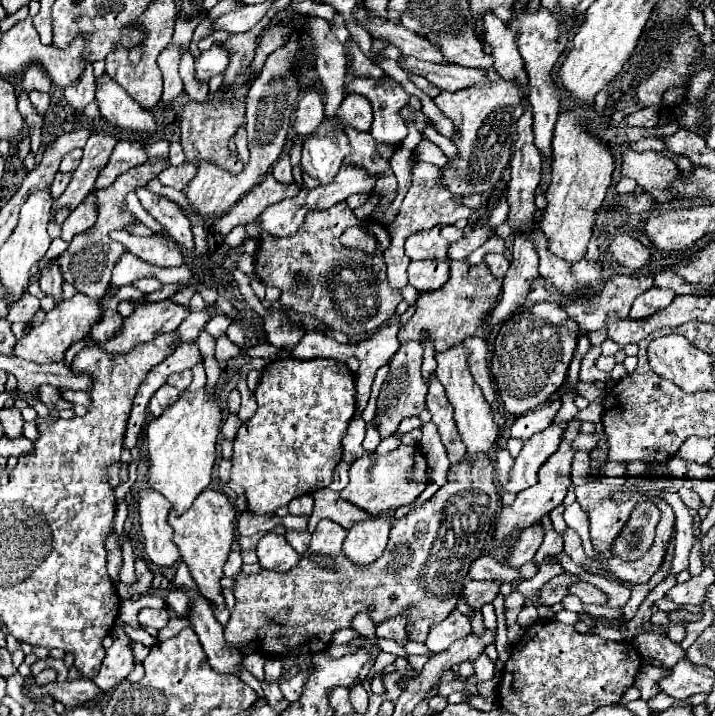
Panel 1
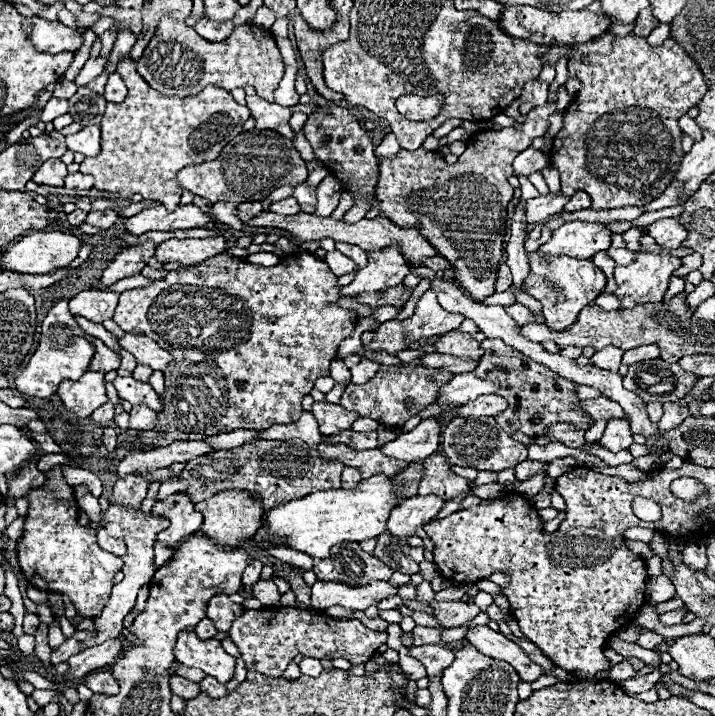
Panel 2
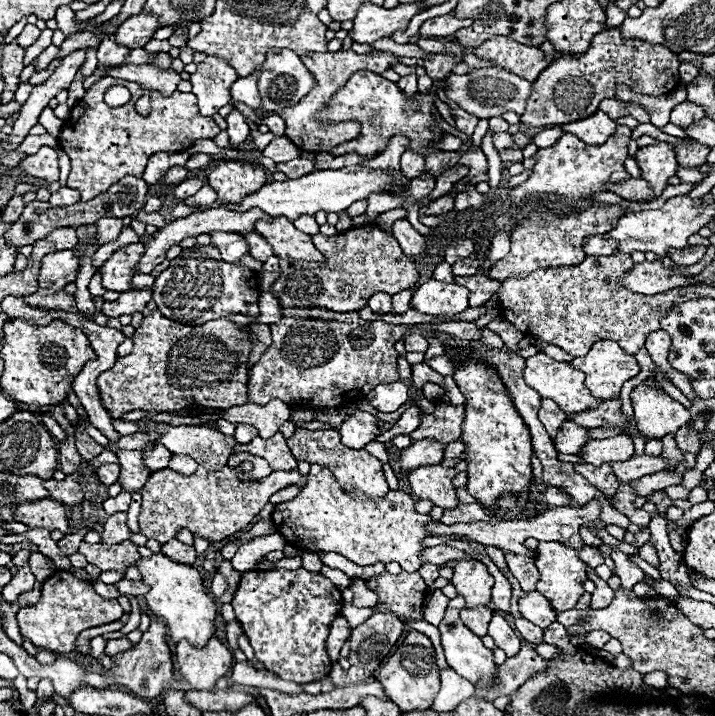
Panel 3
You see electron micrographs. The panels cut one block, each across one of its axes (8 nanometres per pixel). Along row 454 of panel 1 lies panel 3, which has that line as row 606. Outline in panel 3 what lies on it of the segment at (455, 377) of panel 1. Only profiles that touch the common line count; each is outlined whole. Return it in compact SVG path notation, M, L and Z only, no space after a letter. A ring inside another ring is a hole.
M460 560L454 566L452 586L460 596L466 598L468 608L490 604L490 590L494 586L494 578L488 568L478 560Z

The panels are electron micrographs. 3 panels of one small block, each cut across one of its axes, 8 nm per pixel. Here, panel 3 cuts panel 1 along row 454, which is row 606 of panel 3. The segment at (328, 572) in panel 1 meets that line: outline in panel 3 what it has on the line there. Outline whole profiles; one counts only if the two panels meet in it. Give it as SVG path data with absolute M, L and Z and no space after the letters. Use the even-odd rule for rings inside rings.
M484 606L484 608L462 608L460 618L476 636L482 638L488 632L488 624L492 620L492 614L494 614L494 610L488 606Z

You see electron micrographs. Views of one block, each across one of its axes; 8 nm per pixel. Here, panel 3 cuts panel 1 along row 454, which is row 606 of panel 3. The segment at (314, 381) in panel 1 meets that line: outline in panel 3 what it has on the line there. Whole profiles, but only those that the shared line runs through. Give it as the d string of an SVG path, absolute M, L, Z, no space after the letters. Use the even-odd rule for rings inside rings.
M274 568L274 570L250 570L244 572L238 590L232 600L236 620L240 622L244 634L248 636L256 660L264 664L266 670L274 672L276 676L296 682L296 684L308 684L308 682L318 682L328 676L332 662L326 654L326 638L332 620L340 614L342 610L342 594L340 590L322 574L318 572L308 572L304 568L298 570L286 570L286 568Z

